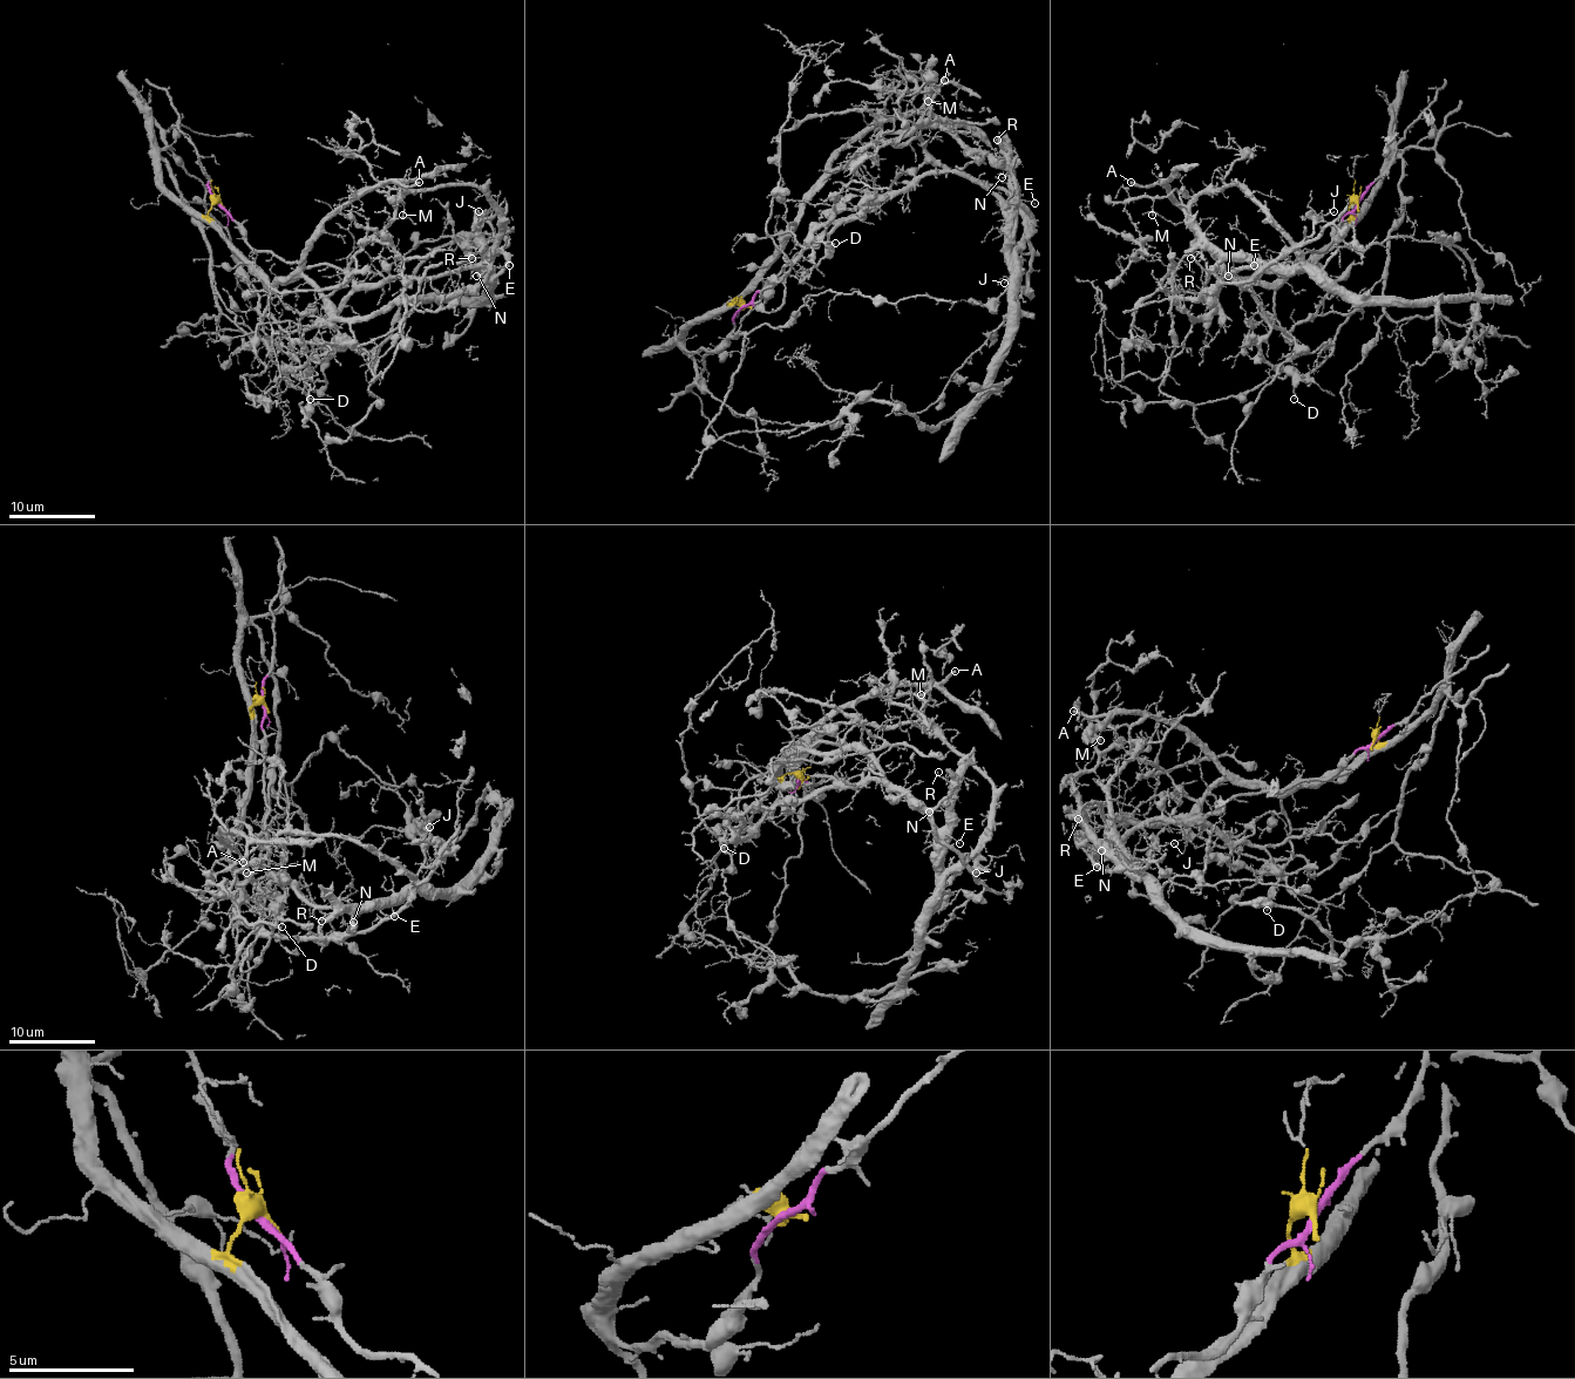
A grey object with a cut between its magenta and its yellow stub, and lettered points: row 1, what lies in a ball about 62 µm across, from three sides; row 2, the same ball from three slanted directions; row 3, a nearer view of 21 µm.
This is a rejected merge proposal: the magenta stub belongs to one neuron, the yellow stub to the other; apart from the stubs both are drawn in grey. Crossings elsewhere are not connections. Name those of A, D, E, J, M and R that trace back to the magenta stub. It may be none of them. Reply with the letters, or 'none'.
D, E, J, M, R

